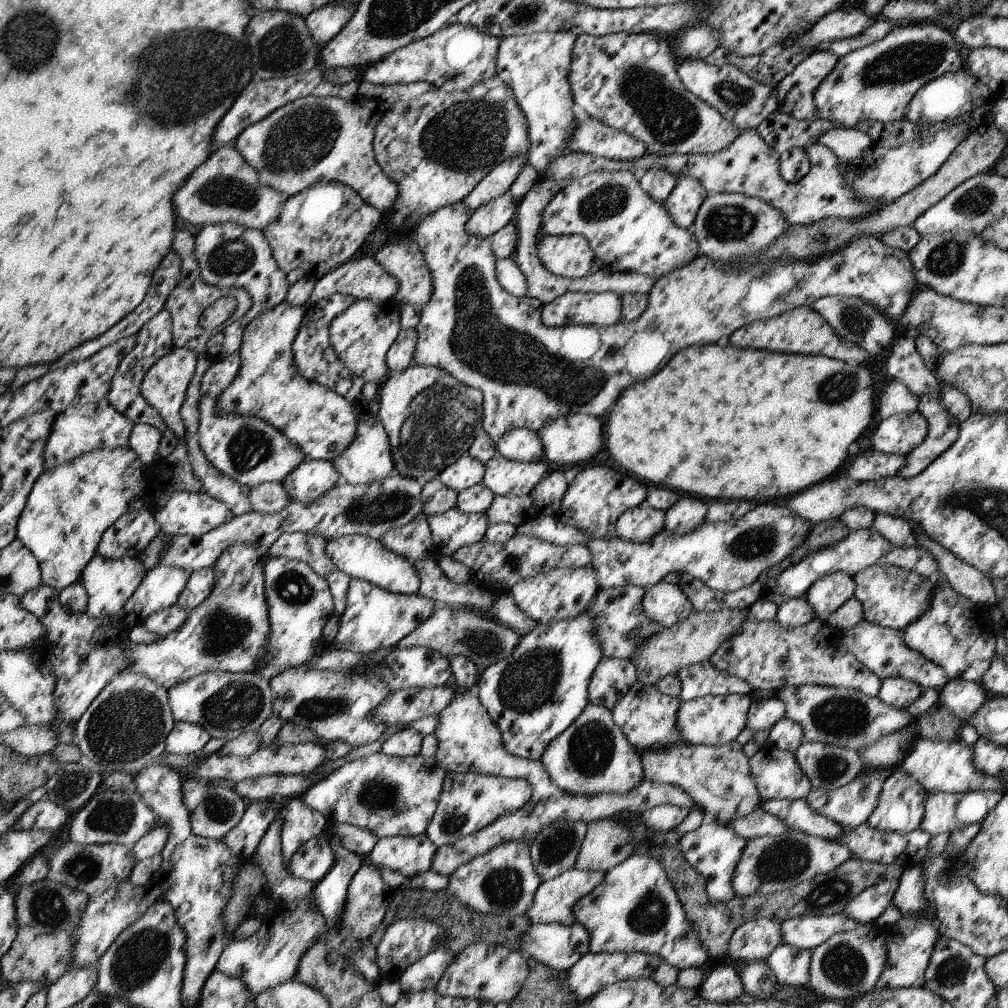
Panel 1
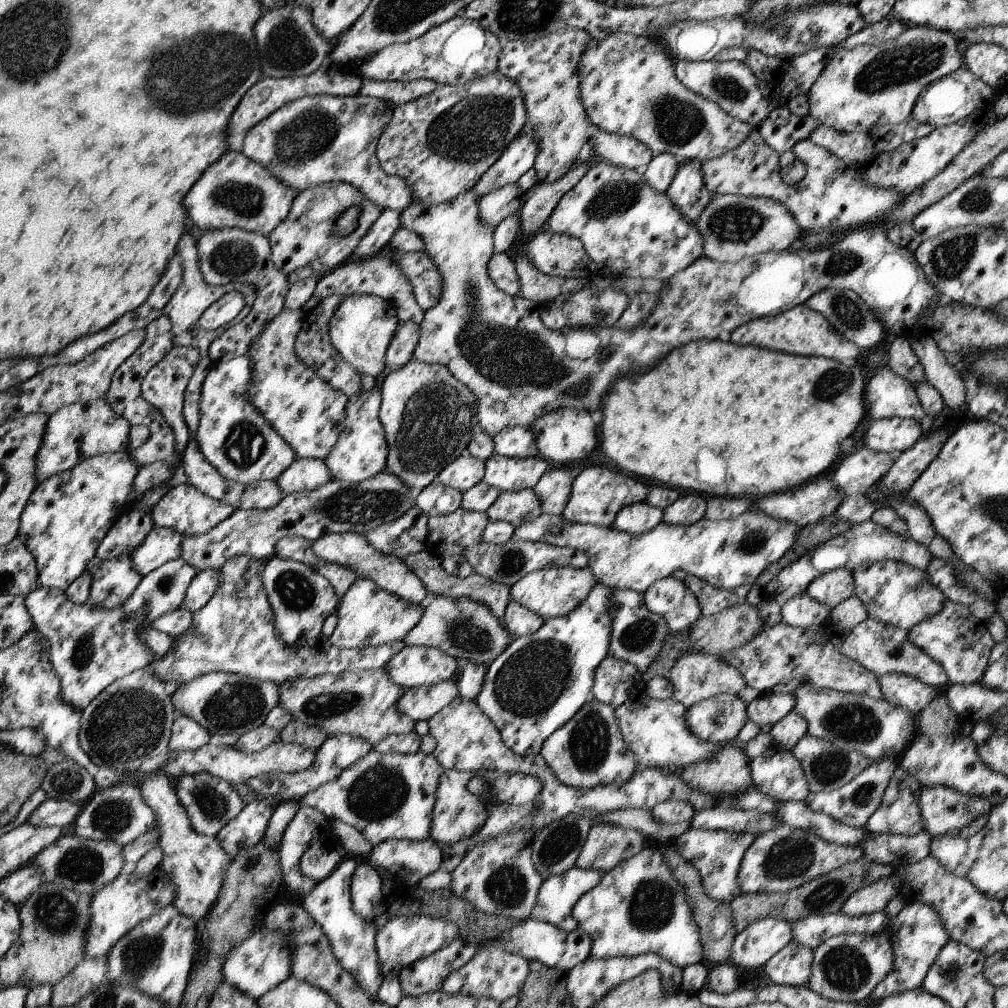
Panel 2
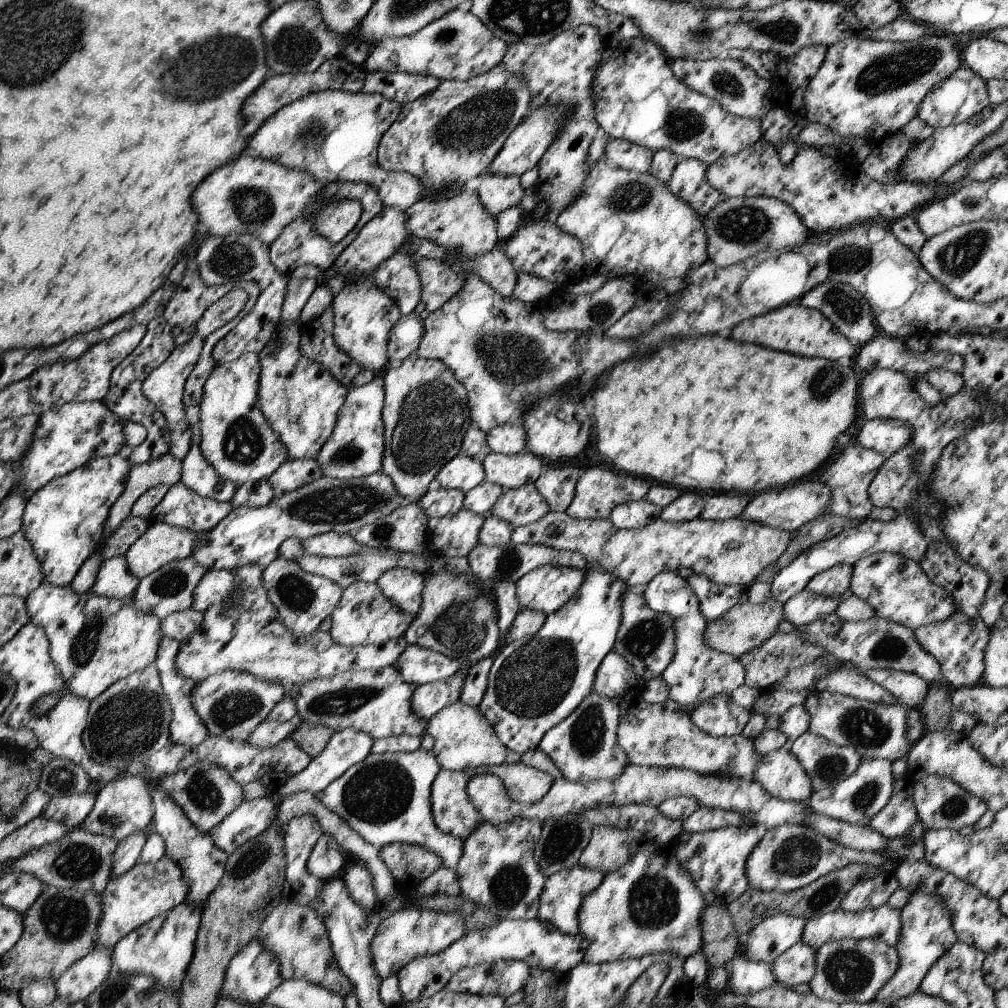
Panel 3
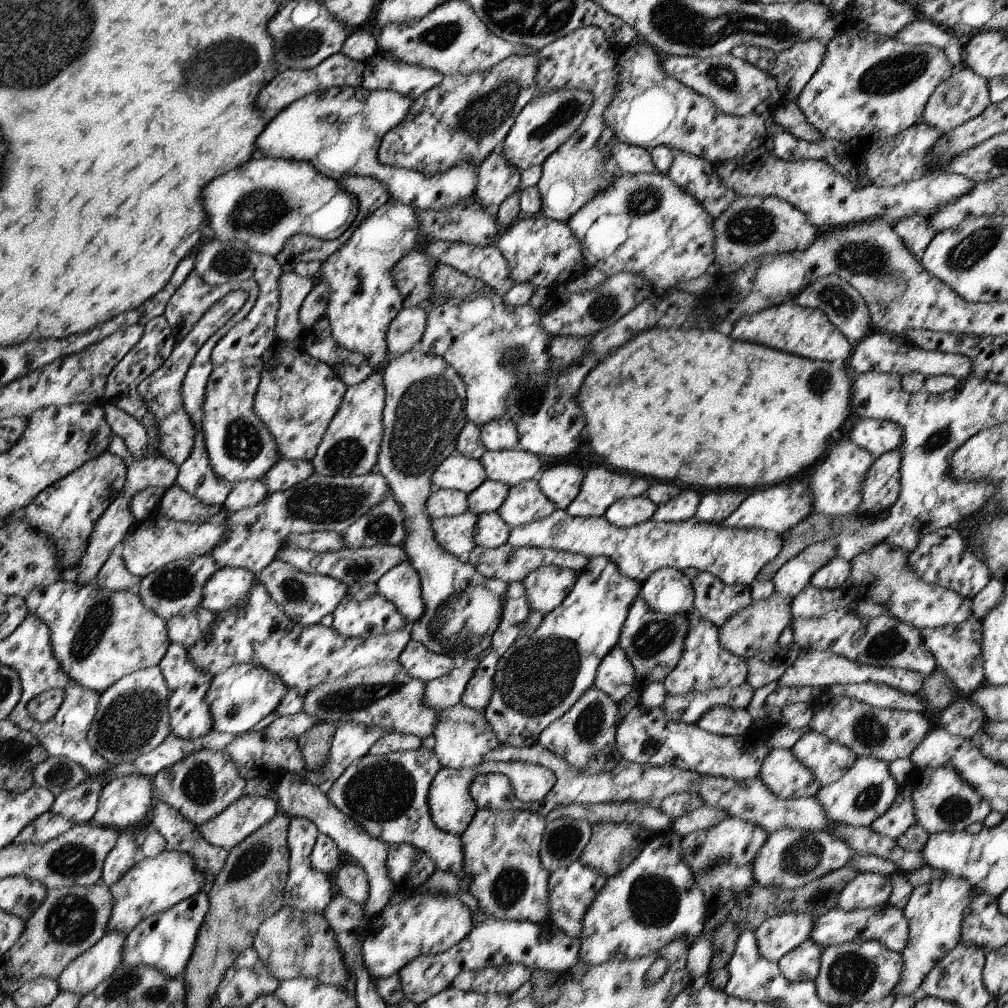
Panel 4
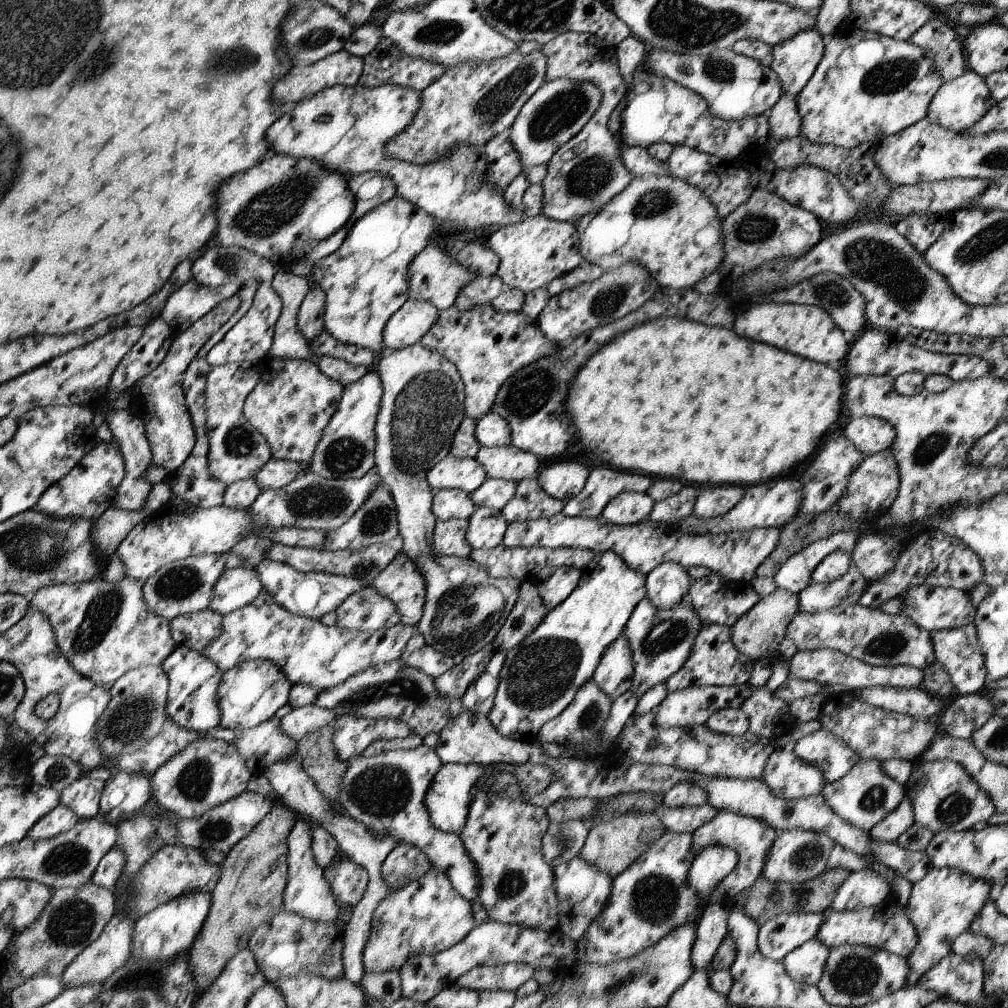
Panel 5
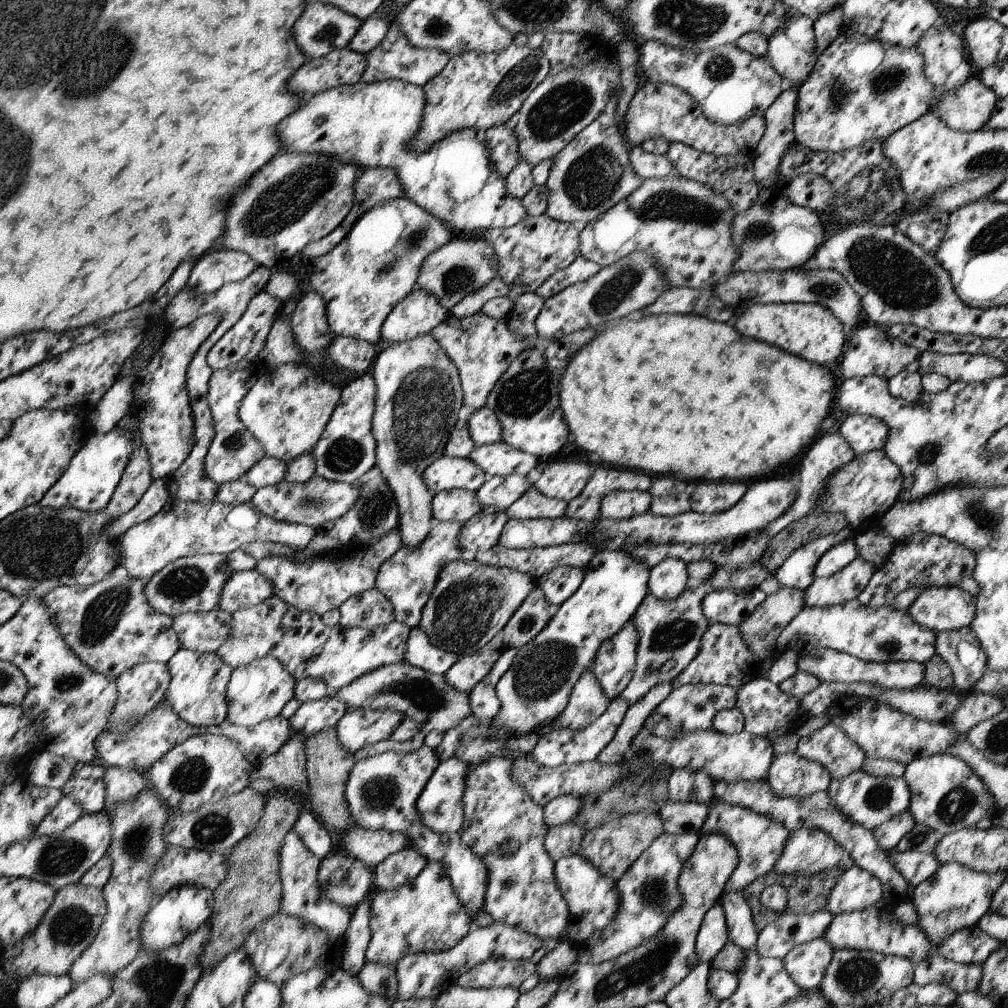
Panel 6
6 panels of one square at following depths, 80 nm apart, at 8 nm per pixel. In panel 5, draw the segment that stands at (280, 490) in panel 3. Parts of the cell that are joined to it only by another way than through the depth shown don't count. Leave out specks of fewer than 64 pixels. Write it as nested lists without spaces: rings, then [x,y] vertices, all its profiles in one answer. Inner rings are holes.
[[[272,457],[259,469],[254,478],[263,489],[278,490],[294,482],[300,474],[306,474],[308,471],[310,471],[309,464]]]

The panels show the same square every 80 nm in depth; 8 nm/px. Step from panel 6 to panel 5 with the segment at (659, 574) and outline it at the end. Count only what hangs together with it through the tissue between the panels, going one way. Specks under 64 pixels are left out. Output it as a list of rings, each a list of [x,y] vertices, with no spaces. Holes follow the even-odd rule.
[[[672,561],[662,563],[645,577],[645,597],[656,608],[667,611],[688,597],[690,577],[687,569],[677,563]]]

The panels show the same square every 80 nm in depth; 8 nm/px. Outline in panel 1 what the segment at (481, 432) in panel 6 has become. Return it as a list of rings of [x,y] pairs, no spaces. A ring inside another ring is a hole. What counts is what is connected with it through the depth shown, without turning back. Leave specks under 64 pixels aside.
[[[510,429],[495,441],[495,447],[502,456],[513,461],[536,462],[544,456],[540,435],[532,429]]]

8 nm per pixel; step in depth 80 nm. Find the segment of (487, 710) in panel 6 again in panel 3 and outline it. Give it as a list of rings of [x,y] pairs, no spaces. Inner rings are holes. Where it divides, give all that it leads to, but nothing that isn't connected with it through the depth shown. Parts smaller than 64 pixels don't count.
[[[494,656],[467,667],[467,675],[459,698],[464,704],[478,708],[487,690]]]

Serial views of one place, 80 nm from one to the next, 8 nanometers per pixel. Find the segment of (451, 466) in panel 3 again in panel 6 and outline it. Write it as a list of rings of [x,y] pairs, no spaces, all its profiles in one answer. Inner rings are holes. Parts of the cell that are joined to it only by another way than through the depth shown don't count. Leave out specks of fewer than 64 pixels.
[[[446,454],[423,472],[423,479],[433,494],[452,489],[476,492],[487,481],[484,469],[470,457],[451,457]]]

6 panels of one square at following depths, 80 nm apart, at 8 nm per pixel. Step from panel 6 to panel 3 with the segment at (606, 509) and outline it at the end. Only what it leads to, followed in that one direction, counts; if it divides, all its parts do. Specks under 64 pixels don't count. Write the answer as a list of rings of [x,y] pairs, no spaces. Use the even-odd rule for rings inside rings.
[[[646,498],[619,504],[612,509],[609,521],[619,529],[641,529],[659,518],[662,507]]]

